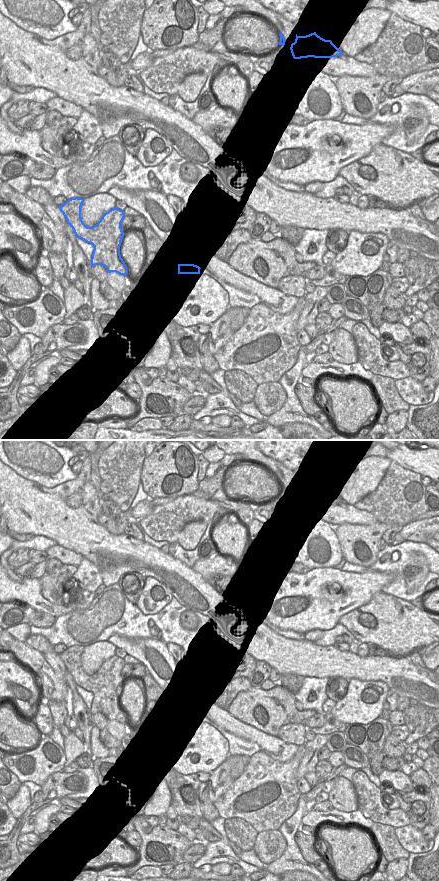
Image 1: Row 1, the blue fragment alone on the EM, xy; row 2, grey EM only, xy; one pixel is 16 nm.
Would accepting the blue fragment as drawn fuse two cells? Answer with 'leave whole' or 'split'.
split

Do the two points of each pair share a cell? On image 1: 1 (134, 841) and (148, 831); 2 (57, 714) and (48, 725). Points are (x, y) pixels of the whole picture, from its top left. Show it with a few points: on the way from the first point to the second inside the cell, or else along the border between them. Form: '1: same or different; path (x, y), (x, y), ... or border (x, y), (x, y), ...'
1: different; border (134, 829), (141, 839), (139, 848)
2: different; border (47, 704), (54, 726)

